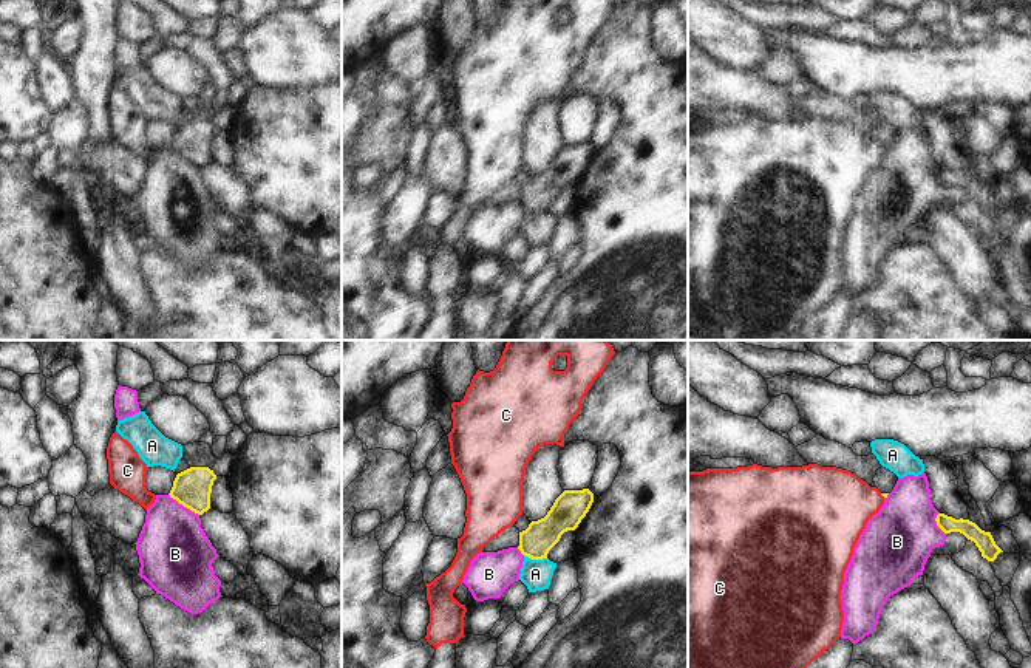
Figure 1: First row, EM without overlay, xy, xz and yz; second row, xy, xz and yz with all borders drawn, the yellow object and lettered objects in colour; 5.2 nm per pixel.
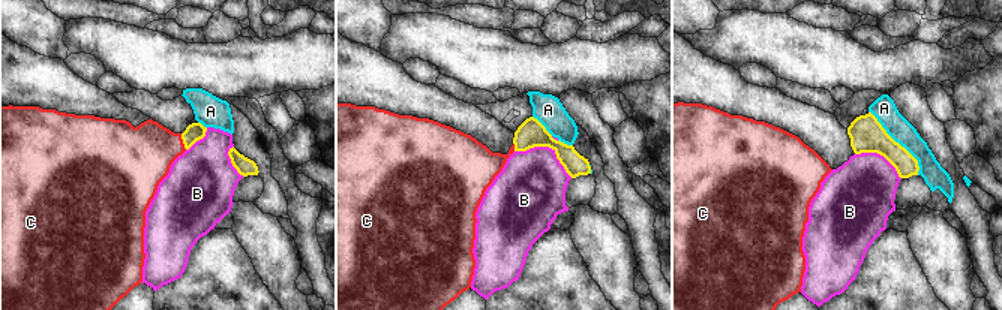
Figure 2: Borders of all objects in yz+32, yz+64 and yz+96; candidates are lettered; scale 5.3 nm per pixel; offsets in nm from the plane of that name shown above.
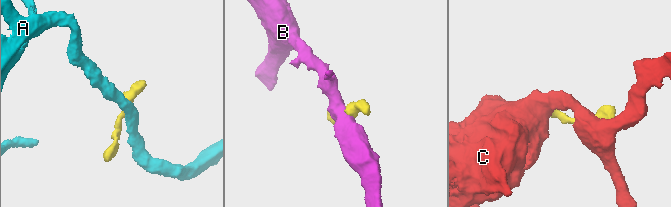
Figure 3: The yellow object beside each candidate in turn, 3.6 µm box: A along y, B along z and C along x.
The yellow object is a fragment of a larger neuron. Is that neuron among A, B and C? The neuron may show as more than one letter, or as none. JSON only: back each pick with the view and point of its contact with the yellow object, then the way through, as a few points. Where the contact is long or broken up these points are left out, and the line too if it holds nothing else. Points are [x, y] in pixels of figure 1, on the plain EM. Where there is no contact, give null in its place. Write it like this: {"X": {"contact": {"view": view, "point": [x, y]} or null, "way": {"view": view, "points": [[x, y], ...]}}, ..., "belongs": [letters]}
{"C": {"contact": {"view": "yz", "point": [883, 149]}, "way": {"view": "yz", "points": [[884, 149], [883, 149], [866, 155], [837, 158]]}}, "belongs": ["C"]}

